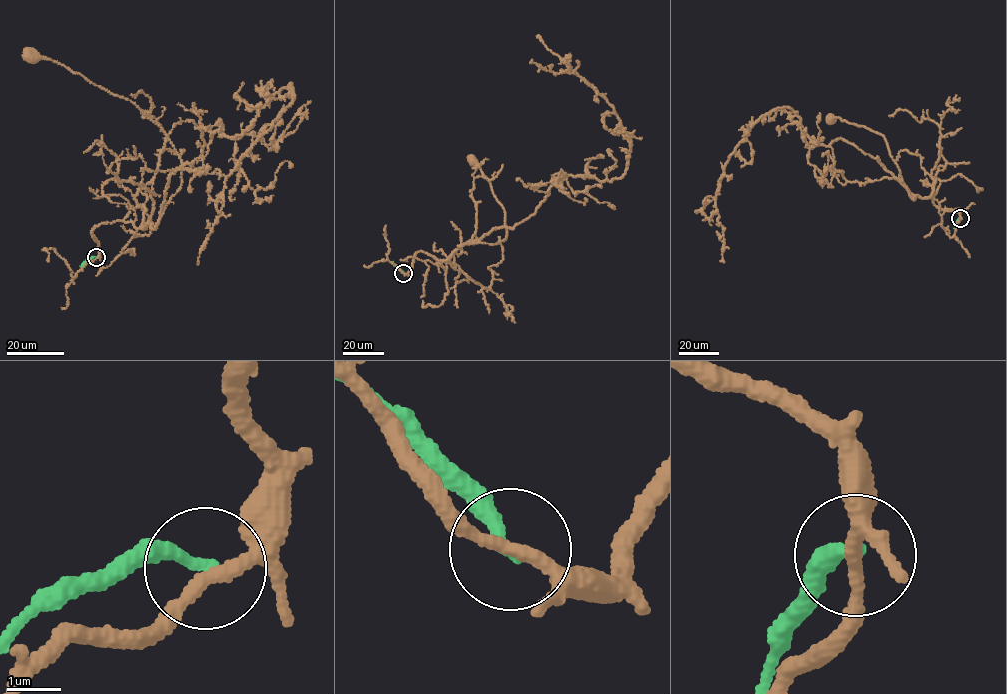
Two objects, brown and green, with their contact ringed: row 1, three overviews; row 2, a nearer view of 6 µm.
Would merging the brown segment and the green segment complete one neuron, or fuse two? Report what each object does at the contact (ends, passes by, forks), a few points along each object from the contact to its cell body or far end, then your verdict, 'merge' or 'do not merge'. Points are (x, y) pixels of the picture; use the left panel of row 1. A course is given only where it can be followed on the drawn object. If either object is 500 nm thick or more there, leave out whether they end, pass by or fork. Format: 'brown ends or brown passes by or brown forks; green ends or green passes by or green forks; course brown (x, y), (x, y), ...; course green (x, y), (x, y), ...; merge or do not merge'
brown passes by; green ends; course brown (96, 258), (91, 235), (103, 223), (155, 228), (181, 183), (181, 159), (161, 128), (129, 100), (30, 55); course green (96, 257), (79, 265); do not merge

